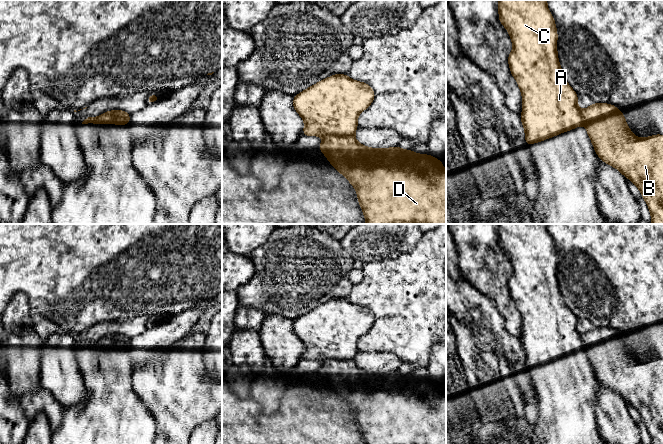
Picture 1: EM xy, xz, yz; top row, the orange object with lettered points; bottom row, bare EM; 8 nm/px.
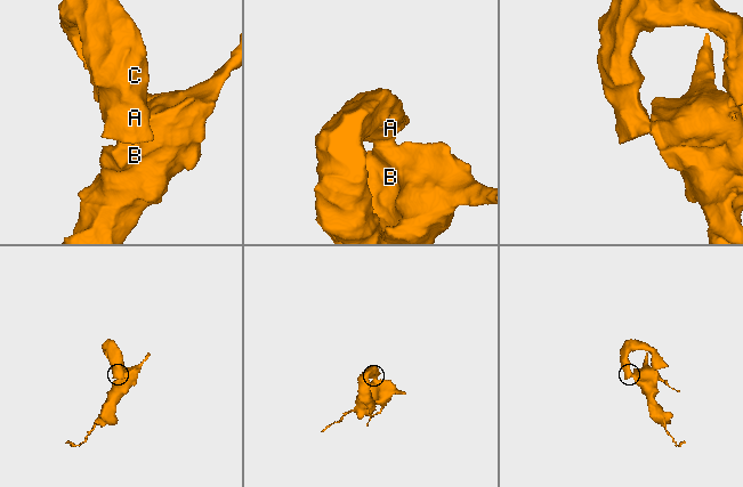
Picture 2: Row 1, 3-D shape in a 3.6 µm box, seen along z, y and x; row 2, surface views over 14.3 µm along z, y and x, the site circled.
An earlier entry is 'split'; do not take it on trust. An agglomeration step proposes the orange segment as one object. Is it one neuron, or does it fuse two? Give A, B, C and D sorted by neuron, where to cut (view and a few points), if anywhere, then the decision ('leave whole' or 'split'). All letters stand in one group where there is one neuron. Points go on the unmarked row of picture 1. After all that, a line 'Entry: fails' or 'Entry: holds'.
groups A C / B D; cut xz (353, 359), (325, 359), (323, 361); split
Entry: holds

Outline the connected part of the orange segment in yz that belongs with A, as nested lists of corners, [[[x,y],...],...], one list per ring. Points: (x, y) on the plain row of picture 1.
[[[499,224],[499,245],[509,256],[513,267],[508,280],[510,296],[522,317],[523,331],[521,346],[525,353],[525,366],[529,370],[584,348],[577,328],[578,318],[567,307],[560,291],[557,278],[557,253],[547,224]]]

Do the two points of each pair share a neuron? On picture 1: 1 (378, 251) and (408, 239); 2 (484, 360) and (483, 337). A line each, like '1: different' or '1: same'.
1: same
2: different

